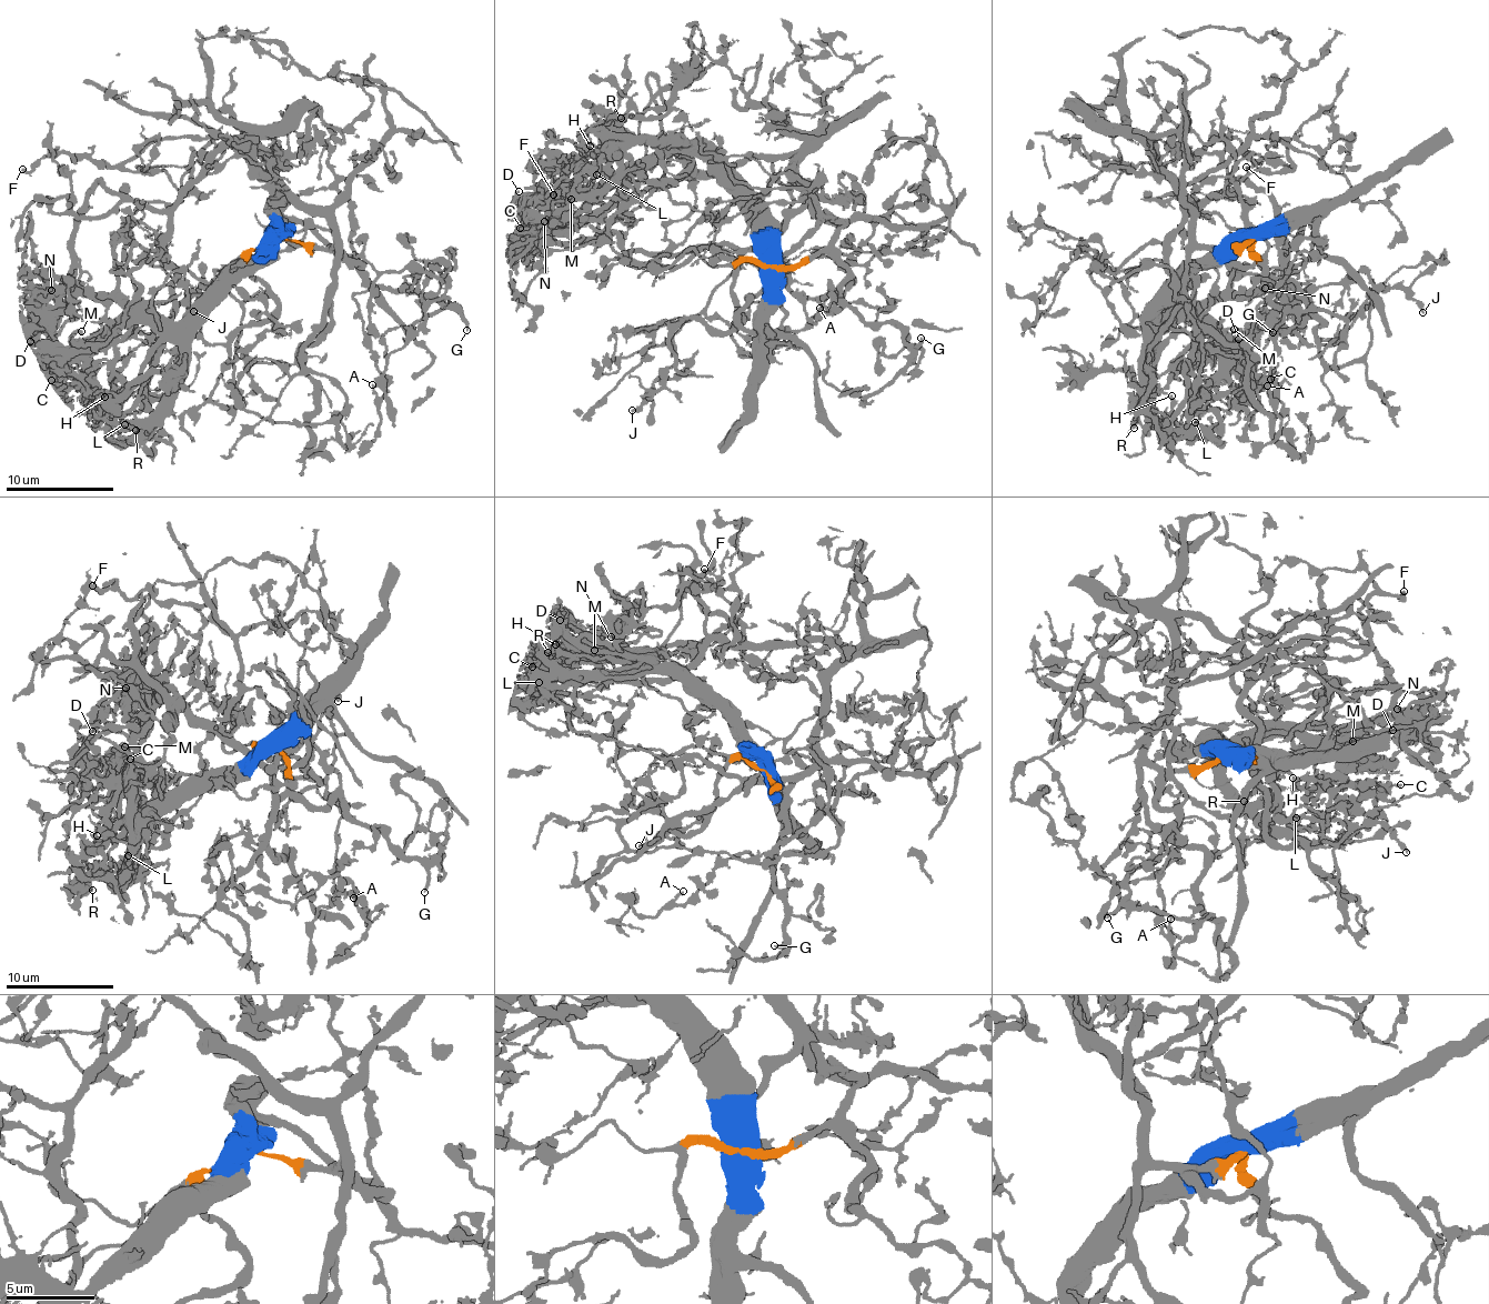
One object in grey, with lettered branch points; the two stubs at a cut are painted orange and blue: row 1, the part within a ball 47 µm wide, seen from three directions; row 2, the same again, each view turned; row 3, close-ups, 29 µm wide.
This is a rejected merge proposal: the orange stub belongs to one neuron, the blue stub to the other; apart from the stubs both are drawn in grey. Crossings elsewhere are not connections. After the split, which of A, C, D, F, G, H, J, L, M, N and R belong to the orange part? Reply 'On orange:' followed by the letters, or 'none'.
On orange: A, F, G, J

